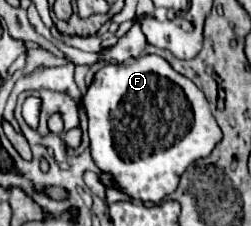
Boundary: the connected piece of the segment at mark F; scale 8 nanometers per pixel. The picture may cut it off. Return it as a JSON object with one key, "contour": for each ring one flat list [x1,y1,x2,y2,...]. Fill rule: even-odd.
{"contour":[[141,55,99,69,83,95,83,107,89,119,91,157,95,165,113,177,113,187,117,191,145,203,161,203,169,193,173,193,181,173,195,159,207,157,223,137,203,91,199,91,187,77,173,71,173,67,159,55]]}

